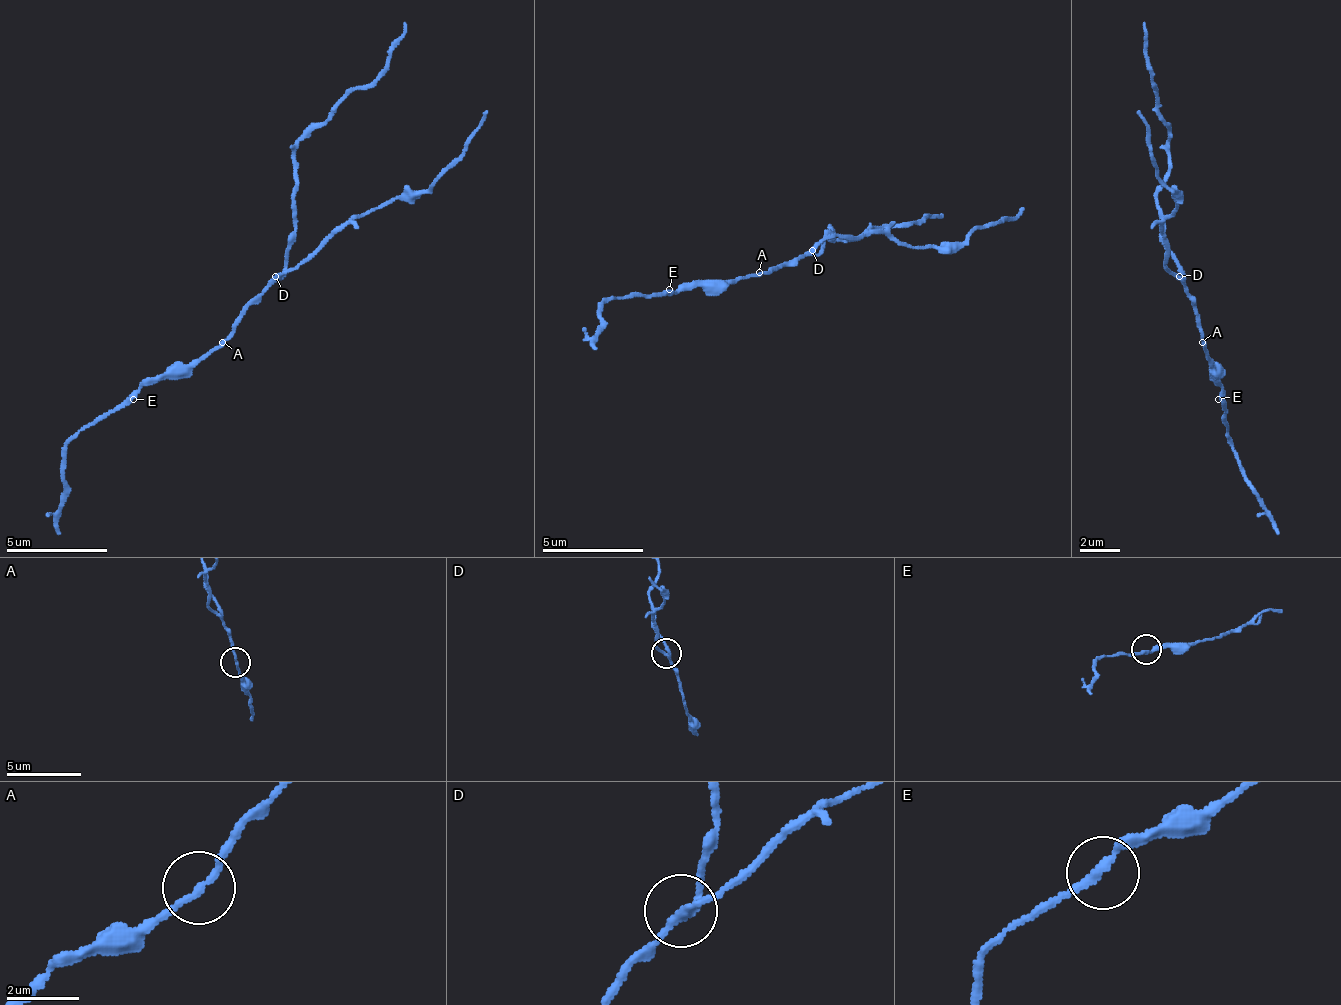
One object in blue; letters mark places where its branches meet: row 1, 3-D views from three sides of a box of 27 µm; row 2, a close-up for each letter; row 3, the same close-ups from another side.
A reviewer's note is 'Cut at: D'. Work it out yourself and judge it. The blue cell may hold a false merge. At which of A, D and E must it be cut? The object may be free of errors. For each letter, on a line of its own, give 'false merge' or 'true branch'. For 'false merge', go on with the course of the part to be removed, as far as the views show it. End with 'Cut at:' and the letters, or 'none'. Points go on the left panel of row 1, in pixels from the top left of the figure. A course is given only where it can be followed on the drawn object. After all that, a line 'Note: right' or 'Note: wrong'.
A: true branch
D: false merge | (274, 278), (309, 262), (350, 222), (380, 207), (420, 197), (441, 177), (486, 111)
E: true branch
Cut at: D
Note: right

